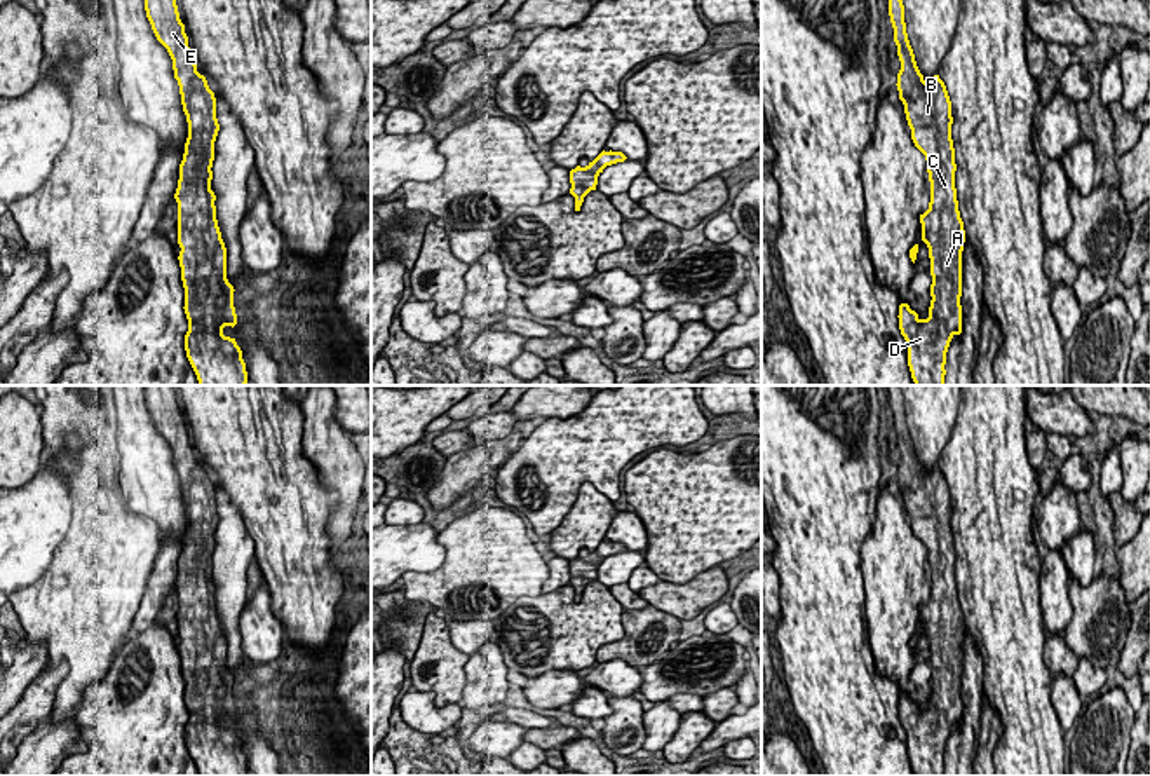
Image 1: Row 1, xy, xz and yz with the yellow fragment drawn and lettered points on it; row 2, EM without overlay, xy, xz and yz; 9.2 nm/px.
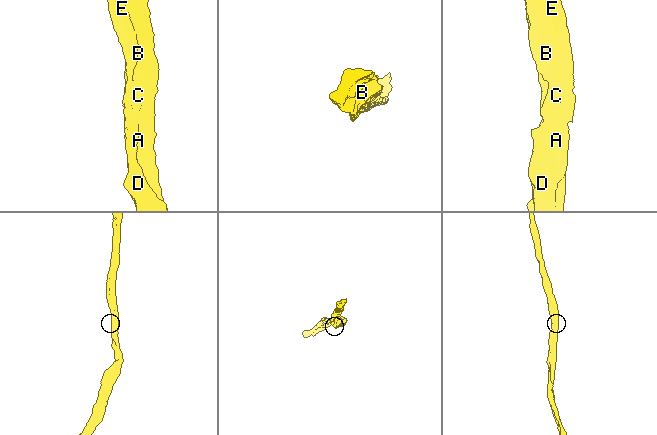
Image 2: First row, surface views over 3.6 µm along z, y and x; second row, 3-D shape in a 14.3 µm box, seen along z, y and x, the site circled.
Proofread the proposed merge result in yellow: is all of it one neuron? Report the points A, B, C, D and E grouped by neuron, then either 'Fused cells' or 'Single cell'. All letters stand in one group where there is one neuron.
Groups: A B C D E. Single cell

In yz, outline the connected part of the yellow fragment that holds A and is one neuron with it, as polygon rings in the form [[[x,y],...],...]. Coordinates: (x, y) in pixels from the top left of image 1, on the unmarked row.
[[[887,385],[887,389],[901,452],[896,476],[911,530],[925,546],[930,572],[929,600],[920,605],[922,631],[929,638],[932,666],[929,708],[920,710],[908,694],[901,694],[899,720],[908,736],[908,757],[915,776],[944,776],[946,743],[951,729],[962,724],[960,687],[965,633],[955,579],[951,492],[939,466],[925,473],[917,457],[901,387]]]

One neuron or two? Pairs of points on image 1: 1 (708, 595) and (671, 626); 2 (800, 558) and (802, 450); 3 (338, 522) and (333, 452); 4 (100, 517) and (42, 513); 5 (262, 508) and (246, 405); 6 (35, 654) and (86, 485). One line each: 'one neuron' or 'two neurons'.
1: two neurons
2: one neuron
3: one neuron
4: two neurons
5: one neuron
6: two neurons

